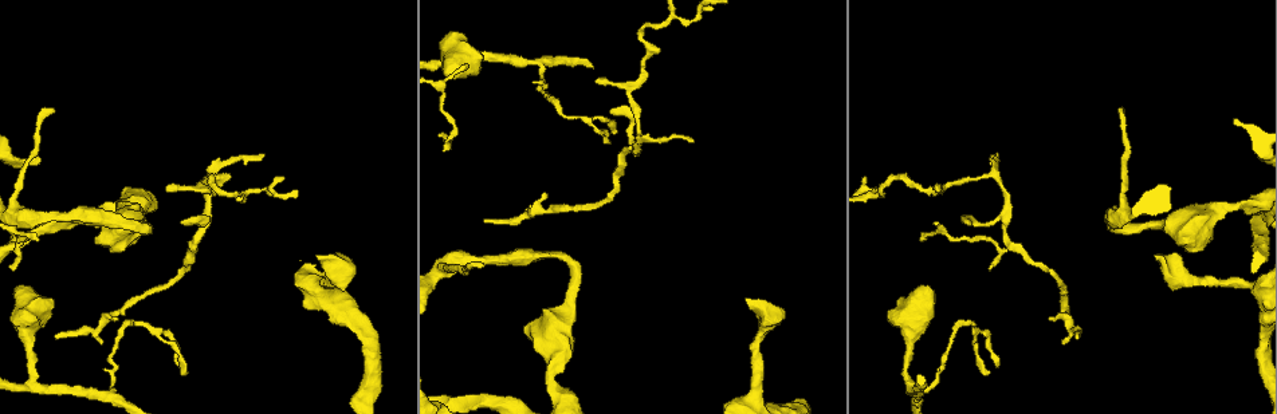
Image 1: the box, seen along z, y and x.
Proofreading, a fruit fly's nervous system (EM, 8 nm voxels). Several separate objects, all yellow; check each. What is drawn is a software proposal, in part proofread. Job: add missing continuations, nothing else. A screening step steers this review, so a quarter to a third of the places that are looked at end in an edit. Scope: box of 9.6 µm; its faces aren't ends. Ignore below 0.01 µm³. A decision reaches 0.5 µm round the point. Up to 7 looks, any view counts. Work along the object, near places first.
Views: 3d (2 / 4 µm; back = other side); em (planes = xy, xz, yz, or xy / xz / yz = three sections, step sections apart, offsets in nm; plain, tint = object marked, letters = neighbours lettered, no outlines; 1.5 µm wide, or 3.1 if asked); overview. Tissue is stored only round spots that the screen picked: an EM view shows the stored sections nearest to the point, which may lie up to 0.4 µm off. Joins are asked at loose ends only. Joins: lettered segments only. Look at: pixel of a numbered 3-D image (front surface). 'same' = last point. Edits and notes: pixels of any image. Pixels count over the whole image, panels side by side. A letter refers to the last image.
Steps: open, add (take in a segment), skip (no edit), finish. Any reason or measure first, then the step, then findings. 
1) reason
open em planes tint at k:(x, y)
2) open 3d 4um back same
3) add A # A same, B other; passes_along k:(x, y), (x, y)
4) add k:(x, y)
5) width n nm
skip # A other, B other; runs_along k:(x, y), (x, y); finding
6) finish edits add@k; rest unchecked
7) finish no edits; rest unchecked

open em yz step 4 tint at 1:(54, 336)

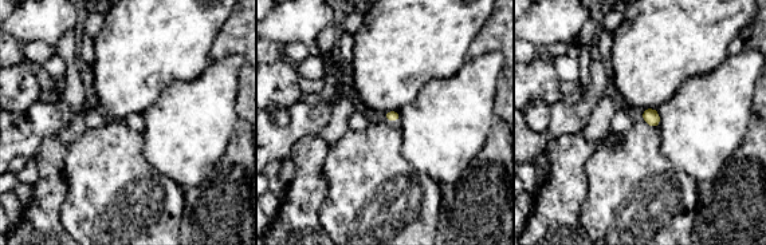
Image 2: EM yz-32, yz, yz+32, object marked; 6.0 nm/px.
open em planes letters same

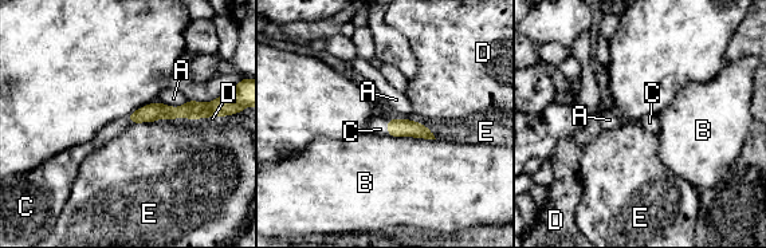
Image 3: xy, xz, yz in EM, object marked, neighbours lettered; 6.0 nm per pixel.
width 110 nm
add C # A other, B other, C same, D other, E other; passes_along 3:(396, 128), (388, 128), (378, 126); the neuron continues

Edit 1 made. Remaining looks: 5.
branch stops here
open em xy step 8 tint at 1:(1000, 363)

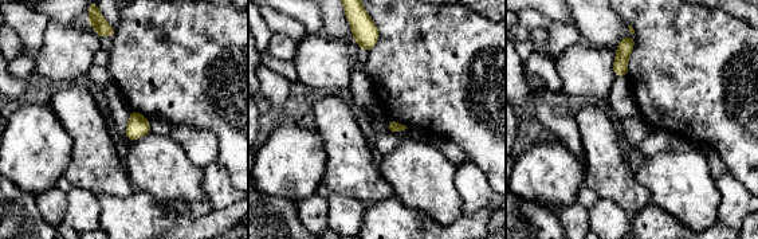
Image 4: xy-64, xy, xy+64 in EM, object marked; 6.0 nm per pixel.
another direction
open em planes letters same

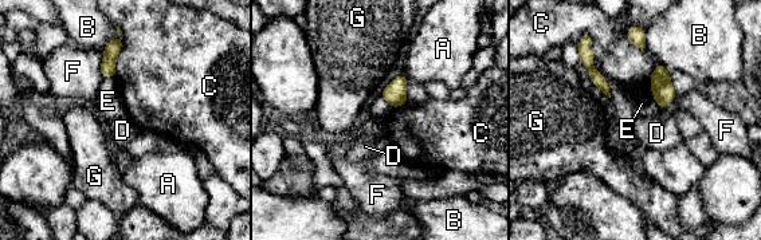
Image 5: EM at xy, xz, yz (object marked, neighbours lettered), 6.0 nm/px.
width 140 nm
skip # A other, B other, C other, D other, E other, F other, G other; border 5:(104, 54), (101, 75); no lettered segment goes on from it

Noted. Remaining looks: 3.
free end
open 3d 4um at 1:(317, 257)

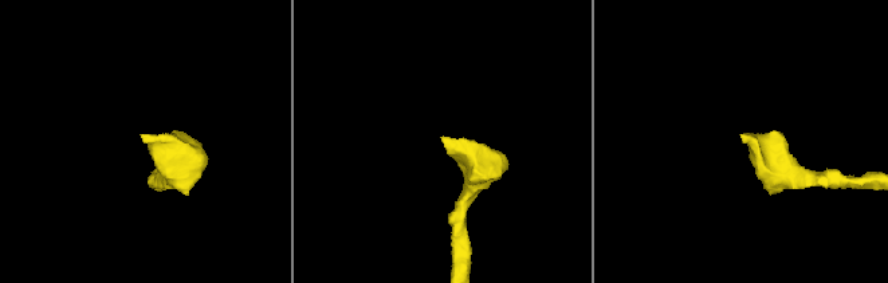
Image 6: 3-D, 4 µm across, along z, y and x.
open em xy step 8 letters at 6:(141, 135)

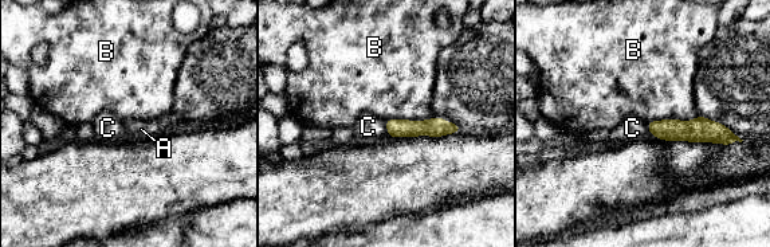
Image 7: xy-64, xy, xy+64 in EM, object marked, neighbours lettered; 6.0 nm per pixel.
cut it another way
open em planes letters same

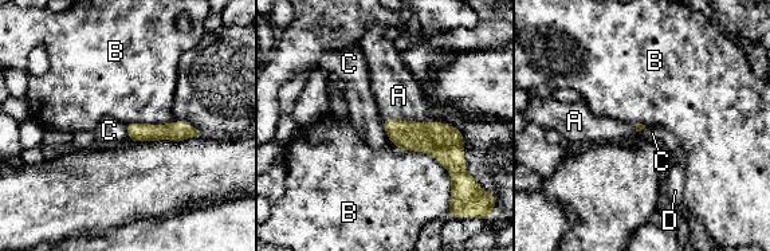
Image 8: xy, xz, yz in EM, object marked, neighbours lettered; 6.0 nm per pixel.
longest_contact B 480 nm
add A # A same, B other, C other, D other; passes_along 8:(436, 138), (401, 121), (399, 95); the neuron continues

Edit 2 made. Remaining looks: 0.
finish edits add@3, add@8; rest unchecked

